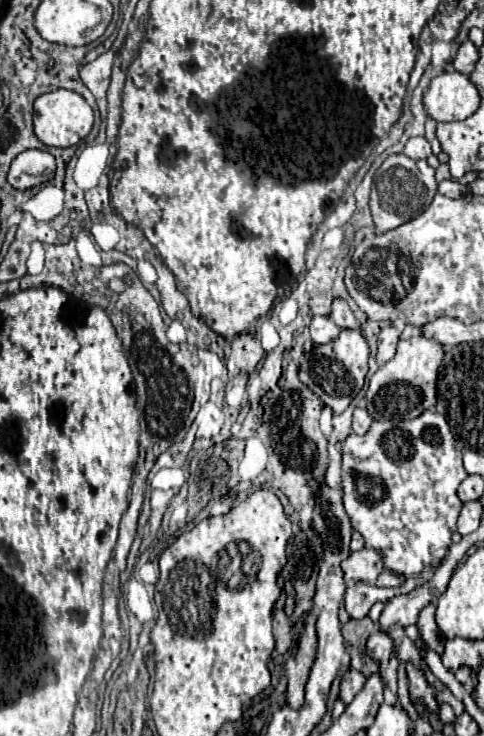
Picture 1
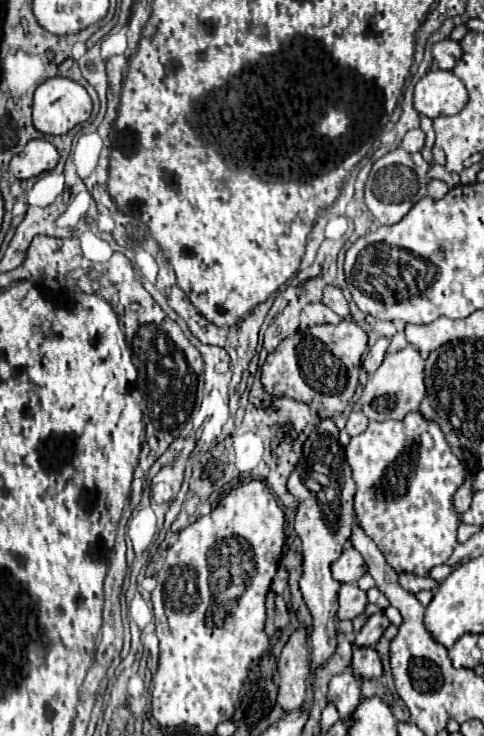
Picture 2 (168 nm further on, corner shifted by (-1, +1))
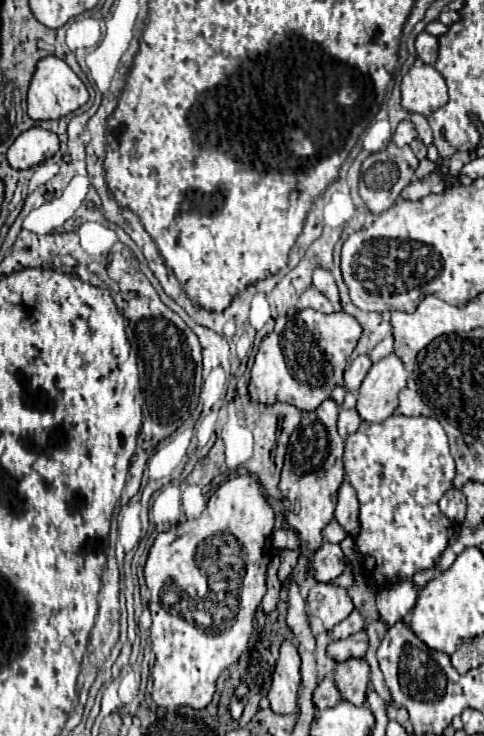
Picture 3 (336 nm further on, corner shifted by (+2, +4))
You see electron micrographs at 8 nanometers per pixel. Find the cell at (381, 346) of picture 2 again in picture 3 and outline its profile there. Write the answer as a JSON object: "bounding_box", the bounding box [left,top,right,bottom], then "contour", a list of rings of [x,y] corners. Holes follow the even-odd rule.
{"bounding_box":[344,354,372,390],"contour":[[[362,354],[358,358],[354,358],[346,372],[344,372],[344,388],[346,390],[358,390],[358,386],[362,384],[362,378],[366,376],[366,370],[372,366],[370,362],[370,356],[368,354]]]}

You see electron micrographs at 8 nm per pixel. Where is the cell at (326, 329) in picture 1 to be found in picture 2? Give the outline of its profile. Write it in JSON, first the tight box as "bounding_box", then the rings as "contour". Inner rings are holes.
{"bounding_box":[305,303,341,327],"contour":[[[311,303],[305,307],[305,321],[309,327],[315,325],[337,325],[341,317],[337,317],[331,309],[327,309],[323,303]]]}

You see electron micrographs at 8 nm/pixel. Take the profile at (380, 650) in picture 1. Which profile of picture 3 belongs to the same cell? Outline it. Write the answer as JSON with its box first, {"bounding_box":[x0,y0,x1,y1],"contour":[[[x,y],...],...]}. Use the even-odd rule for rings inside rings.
{"bounding_box":[334,658,370,706],"contour":[[[352,658],[350,662],[336,664],[334,680],[336,680],[336,688],[342,700],[354,706],[364,706],[366,690],[370,684],[370,668],[366,666],[364,660]]]}

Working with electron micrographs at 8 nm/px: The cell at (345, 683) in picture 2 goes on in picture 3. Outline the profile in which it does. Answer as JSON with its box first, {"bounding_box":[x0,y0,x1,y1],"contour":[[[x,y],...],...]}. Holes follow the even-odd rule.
{"bounding_box":[312,674,342,710],"contour":[[[332,674],[326,676],[326,678],[316,686],[316,690],[314,690],[314,694],[312,694],[312,702],[314,702],[314,706],[320,708],[320,710],[324,710],[326,706],[336,706],[340,700],[342,700],[342,698],[340,698],[340,694],[338,694],[338,688],[334,686],[334,676],[332,676]]]}

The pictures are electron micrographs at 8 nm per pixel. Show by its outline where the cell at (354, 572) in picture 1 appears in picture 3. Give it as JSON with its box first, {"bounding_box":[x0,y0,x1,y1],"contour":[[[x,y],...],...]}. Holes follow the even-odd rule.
{"bounding_box":[310,542,344,582],"contour":[[[324,542],[310,560],[310,574],[316,582],[332,582],[344,572],[344,554],[338,544]]]}

